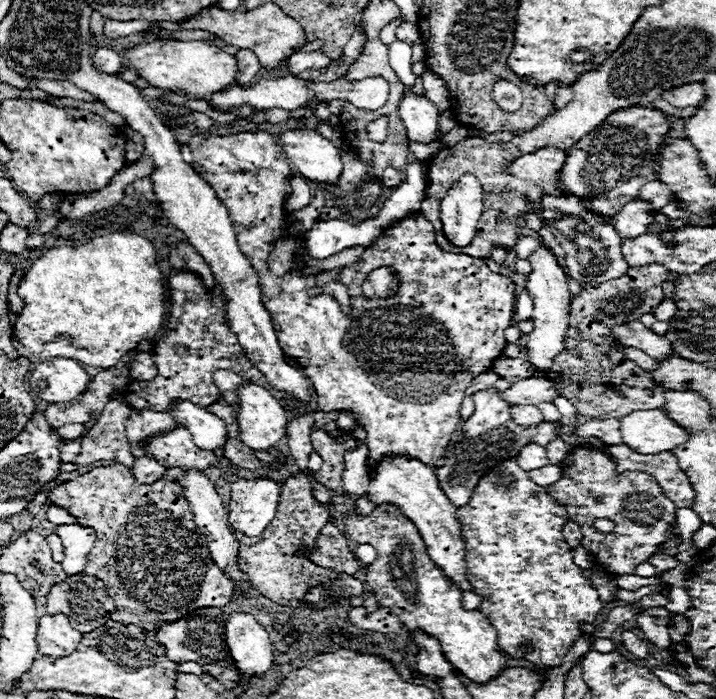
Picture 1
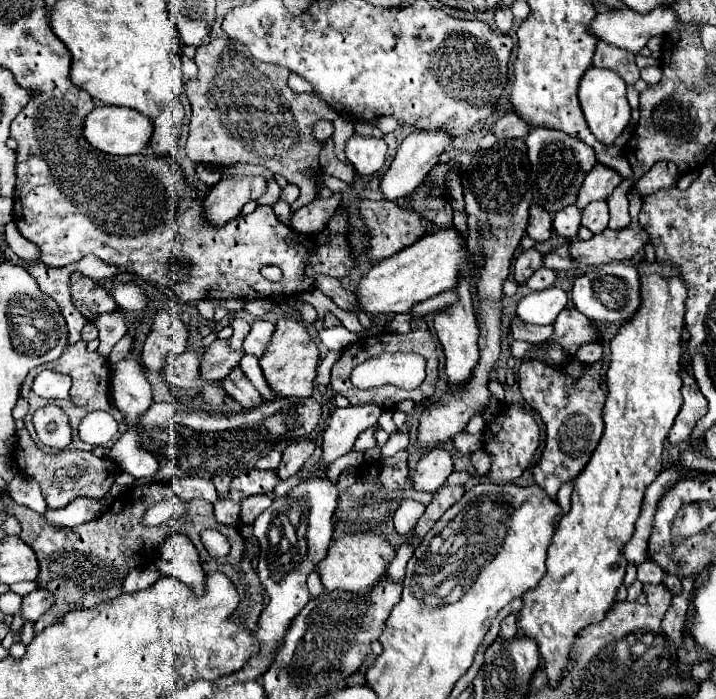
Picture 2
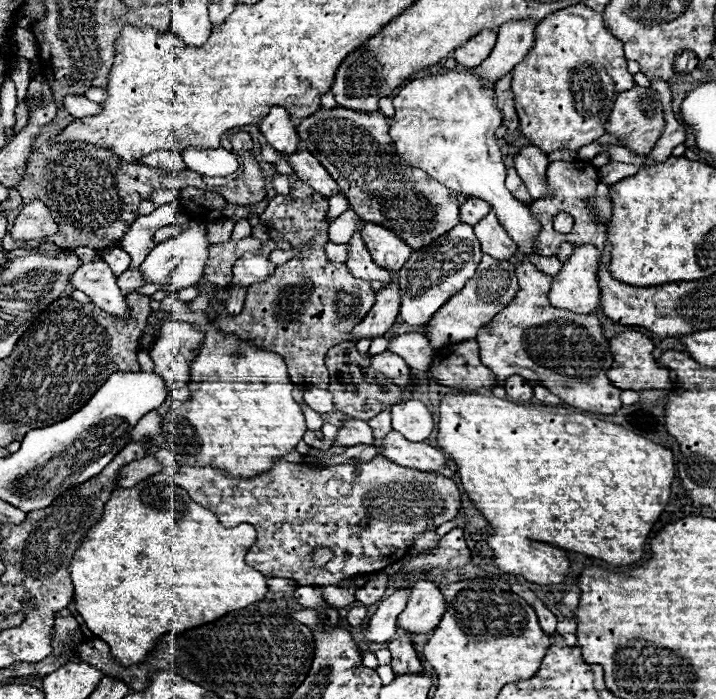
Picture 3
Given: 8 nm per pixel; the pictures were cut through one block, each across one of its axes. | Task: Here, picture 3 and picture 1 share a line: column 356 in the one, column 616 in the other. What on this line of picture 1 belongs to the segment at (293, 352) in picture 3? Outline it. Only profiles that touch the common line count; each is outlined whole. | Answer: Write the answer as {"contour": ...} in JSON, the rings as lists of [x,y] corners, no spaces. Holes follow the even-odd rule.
{"contour":[[[646,264],[638,268],[630,268],[630,272],[618,280],[608,280],[606,284],[586,284],[582,292],[572,300],[570,306],[570,326],[566,336],[582,342],[614,342],[610,328],[614,324],[626,324],[630,320],[638,320],[642,314],[654,314],[658,304],[664,300],[662,284],[668,278],[670,270],[662,264]]]}

